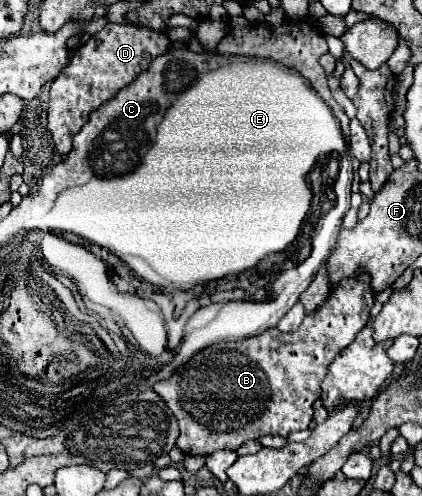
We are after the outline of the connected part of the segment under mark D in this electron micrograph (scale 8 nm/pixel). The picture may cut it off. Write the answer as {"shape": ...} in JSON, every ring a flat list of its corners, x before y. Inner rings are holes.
{"shape":[[106,23,98,33,94,33,86,43,82,43,70,63,64,67,64,71,52,81,50,87,50,101,48,101,48,129,52,133,54,145,58,149,60,155,70,153,72,149,72,137,78,129,82,129,82,125,88,121,88,115,98,109,106,99,110,99,116,91,120,91,122,87,126,87,128,83,134,81,134,77,142,71,148,69,148,65,158,57,164,55,170,47,170,39,166,33,162,31,154,31,148,27,134,27,134,25,118,25,118,23]]}

